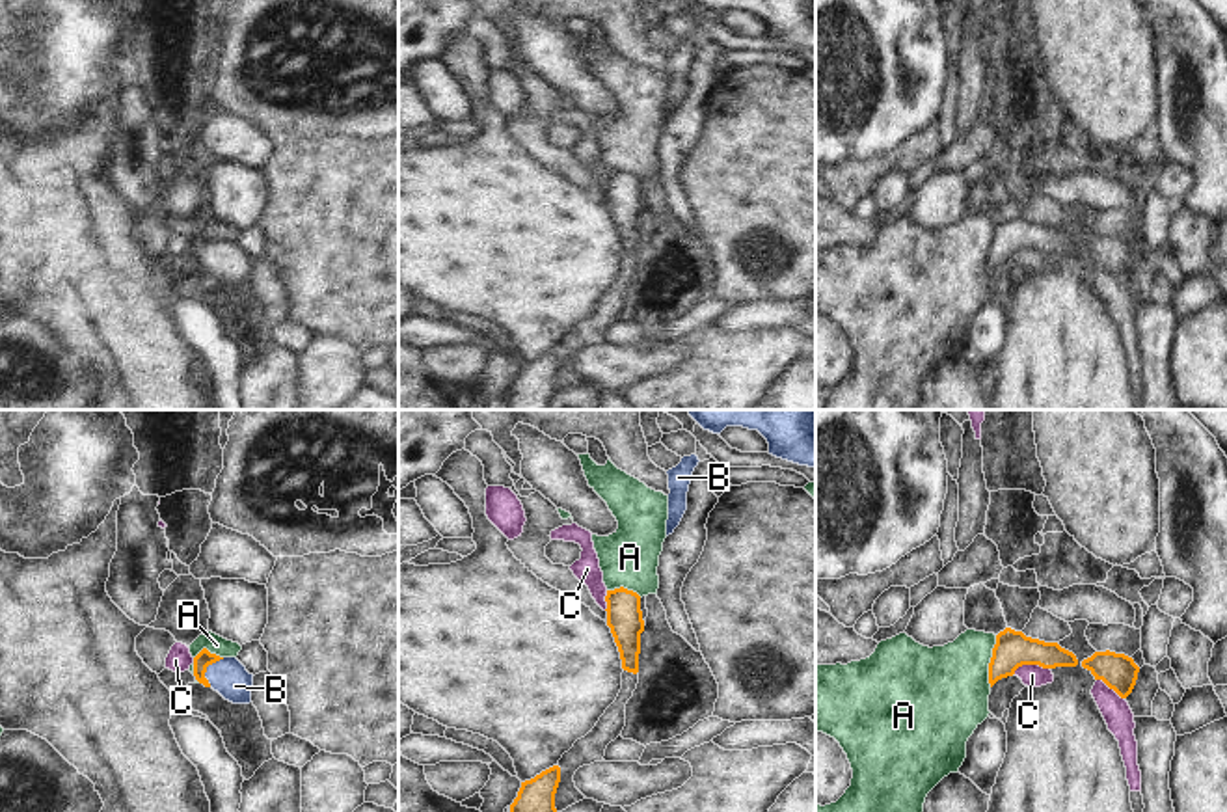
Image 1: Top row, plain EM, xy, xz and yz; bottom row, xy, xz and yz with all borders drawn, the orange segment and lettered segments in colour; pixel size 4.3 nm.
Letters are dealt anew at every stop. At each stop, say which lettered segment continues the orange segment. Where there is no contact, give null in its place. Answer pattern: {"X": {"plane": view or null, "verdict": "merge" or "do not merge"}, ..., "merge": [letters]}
{"A": {"plane": "yz", "verdict": "do not merge"}, "B": {"plane": "xy", "verdict": "merge"}, "C": {"plane": "yz", "verdict": "do not merge"}, "merge": ["B"]}

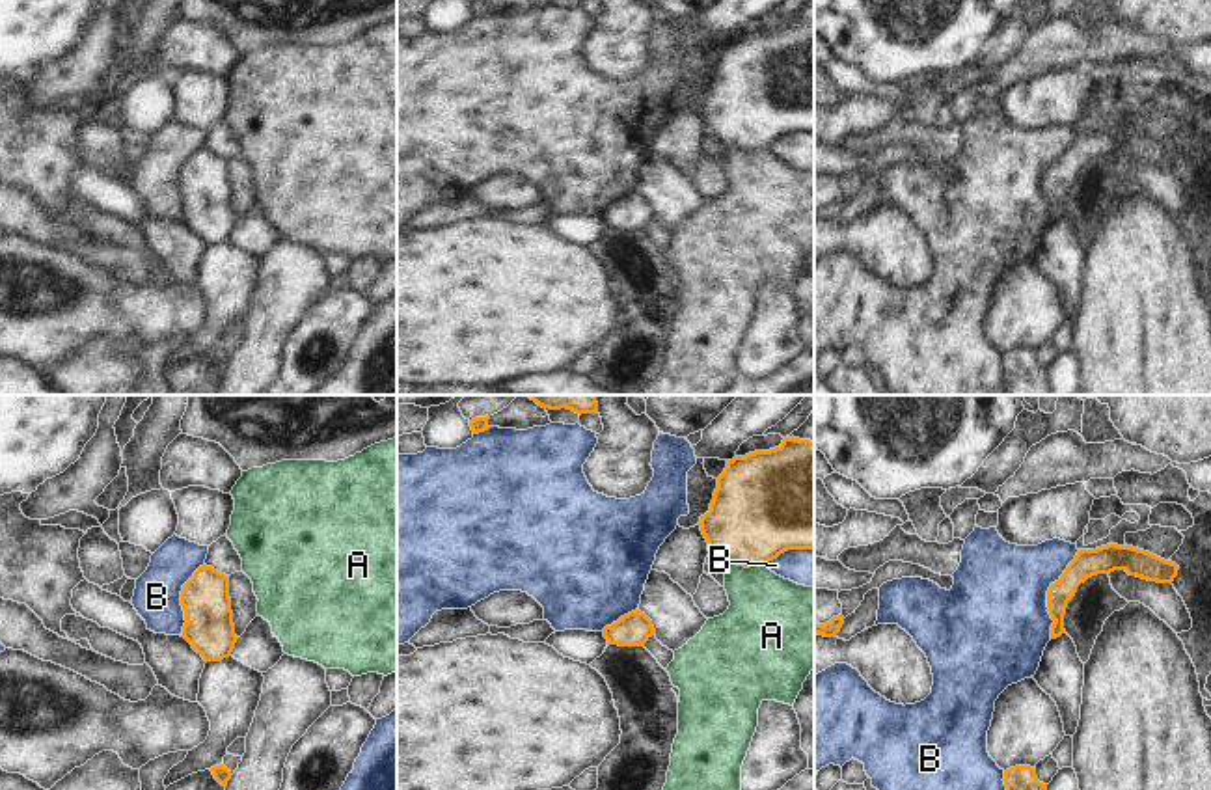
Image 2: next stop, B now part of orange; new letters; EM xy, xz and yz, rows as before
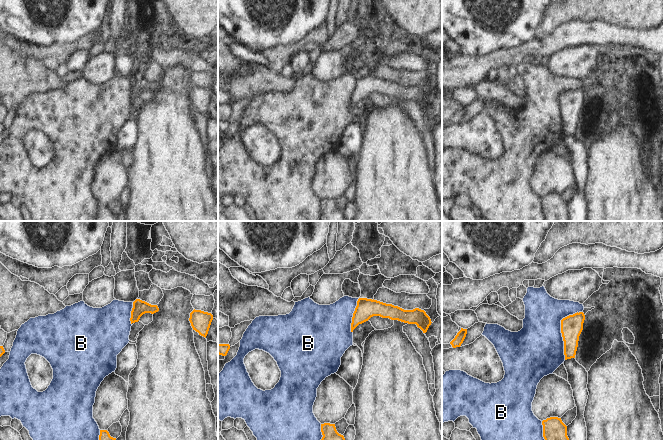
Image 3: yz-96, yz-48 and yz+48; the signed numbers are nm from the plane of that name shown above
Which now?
{"A": {"plane": "xz", "verdict": "do not merge"}, "B": {"plane": "yz", "verdict": "do not merge"}, "merge": []}

